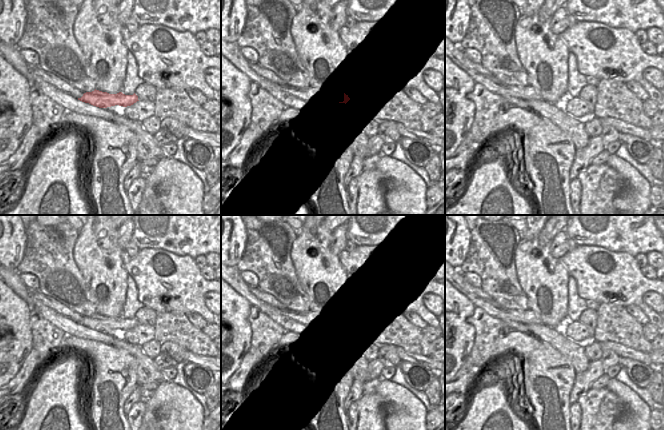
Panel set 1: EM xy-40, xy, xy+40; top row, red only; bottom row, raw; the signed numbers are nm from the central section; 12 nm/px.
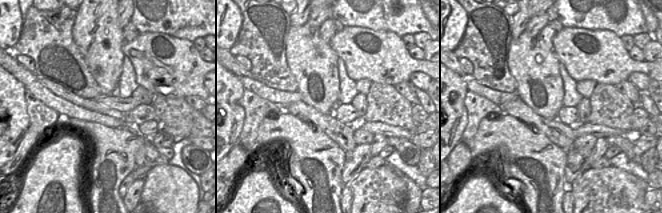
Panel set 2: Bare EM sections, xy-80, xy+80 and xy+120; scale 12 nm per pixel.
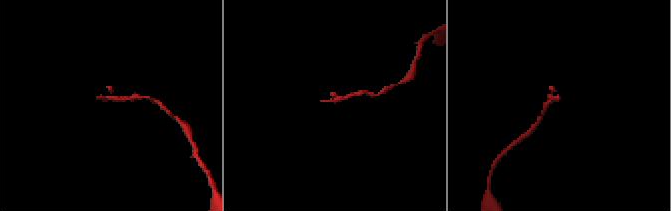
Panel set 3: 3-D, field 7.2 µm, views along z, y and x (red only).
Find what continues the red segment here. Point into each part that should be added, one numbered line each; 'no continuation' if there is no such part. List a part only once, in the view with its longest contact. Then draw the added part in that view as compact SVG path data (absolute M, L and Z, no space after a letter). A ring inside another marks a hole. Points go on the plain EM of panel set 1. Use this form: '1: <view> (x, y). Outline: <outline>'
1: xy (231, 275). Outline: M221 263L221 278L233 288L234 291L243 296L251 306L257 307L261 312L267 314L280 314L291 320L295 320L306 326L312 326L318 330L332 330L345 328L344 318L336 320L325 320L316 312L293 312L289 310L279 310L255 297L249 286L243 281L241 272L236 267L229 267Z

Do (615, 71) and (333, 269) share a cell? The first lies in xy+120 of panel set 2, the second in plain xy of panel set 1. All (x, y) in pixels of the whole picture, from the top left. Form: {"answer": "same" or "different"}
{"answer": "different"}

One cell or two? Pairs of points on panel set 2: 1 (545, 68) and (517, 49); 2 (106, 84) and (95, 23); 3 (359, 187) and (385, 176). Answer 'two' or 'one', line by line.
1: one
2: one
3: one

